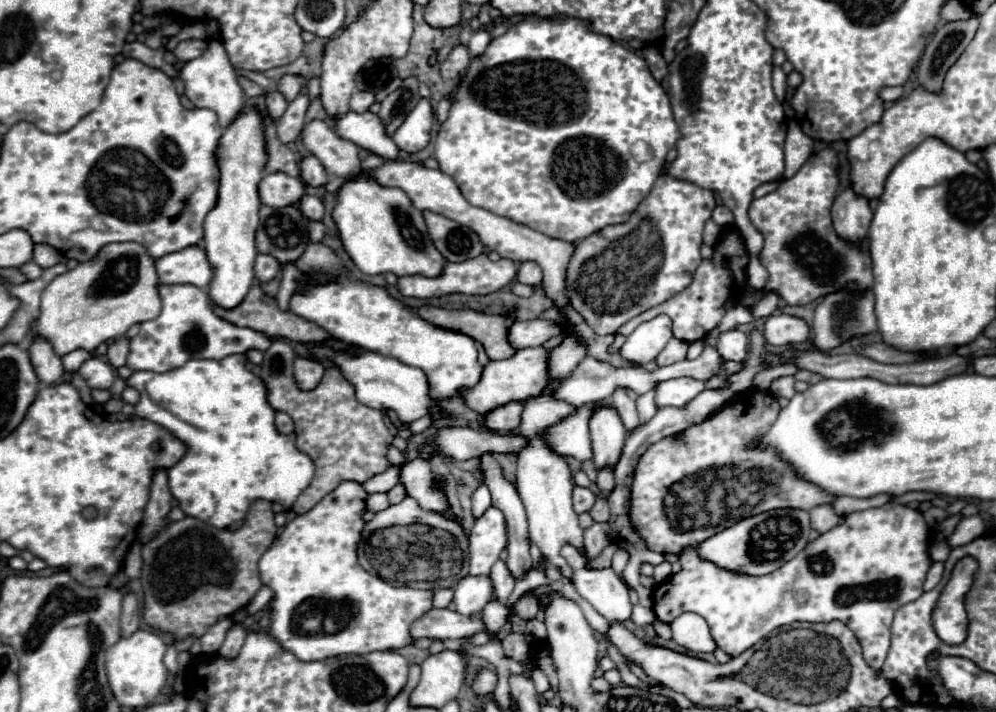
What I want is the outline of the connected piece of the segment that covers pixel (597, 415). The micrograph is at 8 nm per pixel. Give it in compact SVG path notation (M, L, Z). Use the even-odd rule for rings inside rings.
M596 404L590 418L590 438L594 450L596 468L614 466L618 462L618 454L626 442L626 428L618 418L618 412L610 404Z

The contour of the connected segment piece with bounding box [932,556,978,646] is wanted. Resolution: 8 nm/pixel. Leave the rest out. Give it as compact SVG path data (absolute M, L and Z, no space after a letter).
M964 556L962 560L958 560L932 612L934 632L942 642L950 646L962 644L968 636L966 594L974 584L976 570L978 562L972 556Z

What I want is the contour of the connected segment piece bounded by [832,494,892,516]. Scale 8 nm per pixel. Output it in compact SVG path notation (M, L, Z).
M878 494L874 498L846 498L846 496L842 496L832 506L840 516L846 516L850 512L860 512L860 510L866 510L866 508L884 506L890 500L892 500L892 496L888 496L888 494Z

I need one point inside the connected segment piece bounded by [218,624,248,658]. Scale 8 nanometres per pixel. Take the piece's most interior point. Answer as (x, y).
(236, 634)

